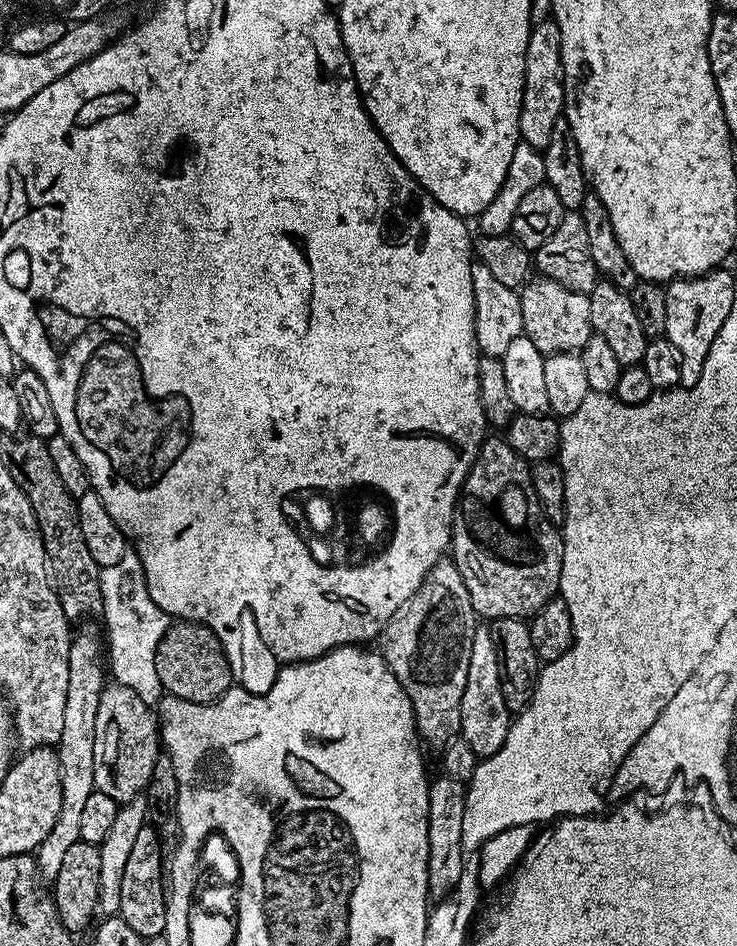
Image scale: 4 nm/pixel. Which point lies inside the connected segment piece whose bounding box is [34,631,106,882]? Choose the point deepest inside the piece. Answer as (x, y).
(75, 749)

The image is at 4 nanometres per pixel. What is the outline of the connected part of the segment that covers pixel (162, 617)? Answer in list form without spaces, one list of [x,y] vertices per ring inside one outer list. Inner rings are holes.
[[[135,551],[125,552],[121,560],[114,562],[114,566],[106,566],[101,571],[100,589],[104,599],[102,619],[104,619],[105,626],[108,627],[106,656],[112,659],[112,668],[110,664],[111,679],[122,686],[130,687],[149,706],[159,705],[160,698],[165,695],[165,691],[162,682],[158,678],[158,670],[154,667],[154,654],[158,642],[162,642],[162,634],[166,634],[170,618],[158,607],[154,602],[154,598],[150,598],[150,590],[146,586],[144,567]]]

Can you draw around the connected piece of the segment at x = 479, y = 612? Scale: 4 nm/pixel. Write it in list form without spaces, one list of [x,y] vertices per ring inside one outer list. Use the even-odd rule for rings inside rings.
[[[489,435],[478,450],[476,461],[468,471],[464,485],[460,487],[460,498],[456,502],[456,513],[452,515],[452,542],[450,560],[462,574],[466,590],[470,590],[470,602],[477,617],[491,622],[498,618],[531,618],[548,600],[560,590],[564,538],[561,529],[544,513],[534,494],[532,470],[529,461],[521,458],[507,439]]]

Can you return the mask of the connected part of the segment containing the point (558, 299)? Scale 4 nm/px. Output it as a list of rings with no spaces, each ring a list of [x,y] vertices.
[[[532,278],[519,289],[519,293],[522,302],[523,336],[530,338],[530,342],[534,342],[538,350],[546,354],[576,352],[586,346],[587,340],[593,335],[587,292],[566,290],[566,286],[553,280]]]

